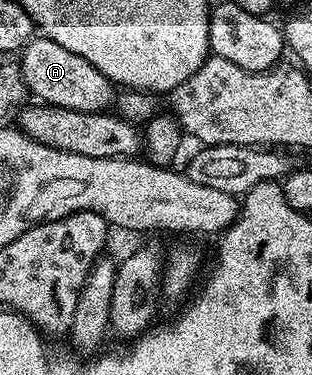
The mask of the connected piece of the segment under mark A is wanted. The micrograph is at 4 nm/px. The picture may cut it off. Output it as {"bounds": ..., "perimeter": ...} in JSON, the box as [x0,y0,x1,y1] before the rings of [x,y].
{"bounds":[17,35,117,113],"perimeter":[[[36,35],[18,54],[17,64],[25,79],[28,94],[36,102],[44,105],[65,107],[69,111],[89,111],[102,113],[112,108],[117,96],[116,86],[89,59],[81,59],[81,55],[73,55],[66,47],[53,43],[53,39]]]}

